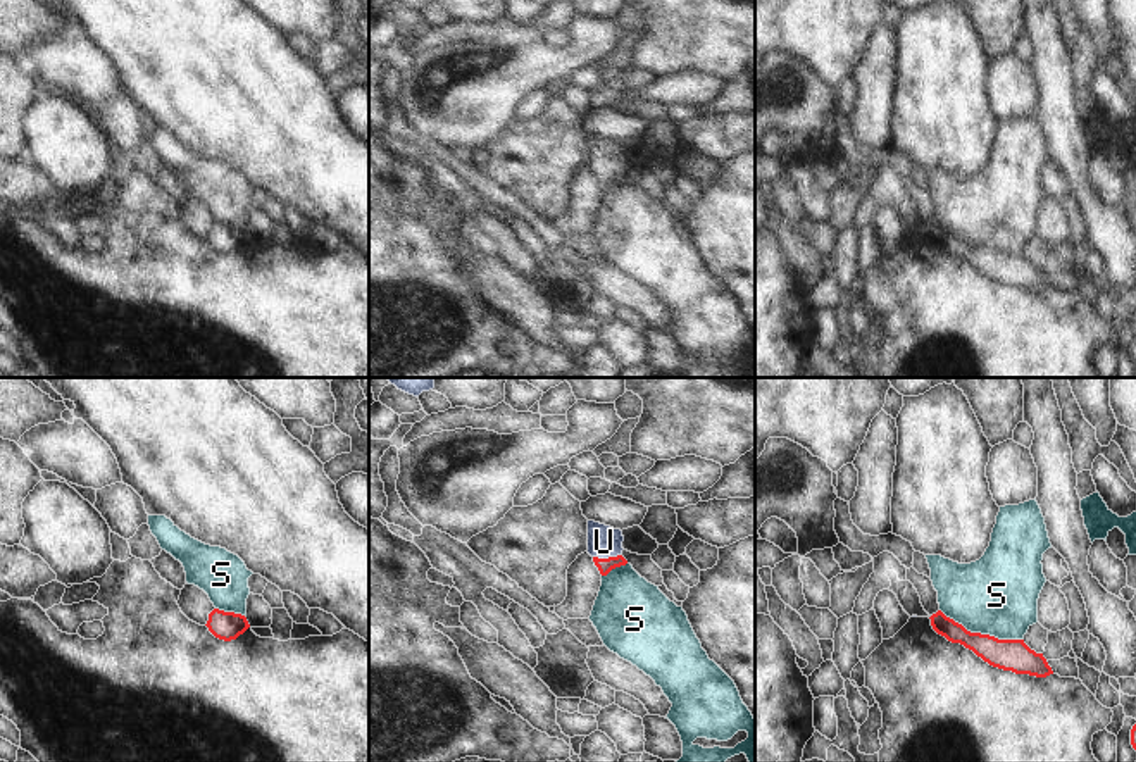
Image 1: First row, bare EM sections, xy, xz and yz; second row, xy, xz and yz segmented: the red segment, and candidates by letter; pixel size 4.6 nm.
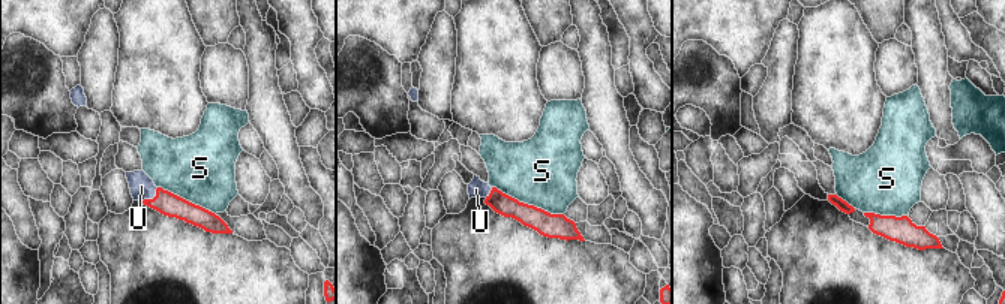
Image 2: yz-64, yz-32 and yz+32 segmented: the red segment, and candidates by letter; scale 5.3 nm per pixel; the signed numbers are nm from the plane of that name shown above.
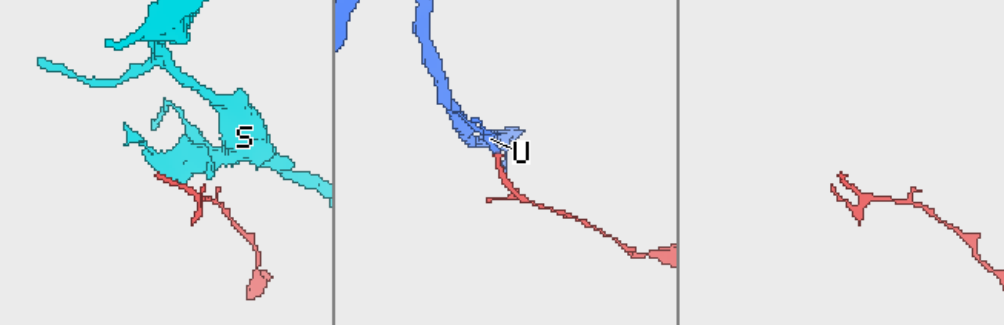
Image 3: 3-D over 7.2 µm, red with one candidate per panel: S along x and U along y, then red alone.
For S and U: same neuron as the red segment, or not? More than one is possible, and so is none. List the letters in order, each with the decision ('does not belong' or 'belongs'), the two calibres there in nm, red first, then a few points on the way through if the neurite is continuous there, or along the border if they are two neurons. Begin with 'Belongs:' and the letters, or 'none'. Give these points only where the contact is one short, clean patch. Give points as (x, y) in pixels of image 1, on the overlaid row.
Belongs: U
S: does not belong; calibres 150 and 380 nm
U: belongs; calibres 70 and 150 nm; way xz (605, 566), (605, 559), (604, 542)

